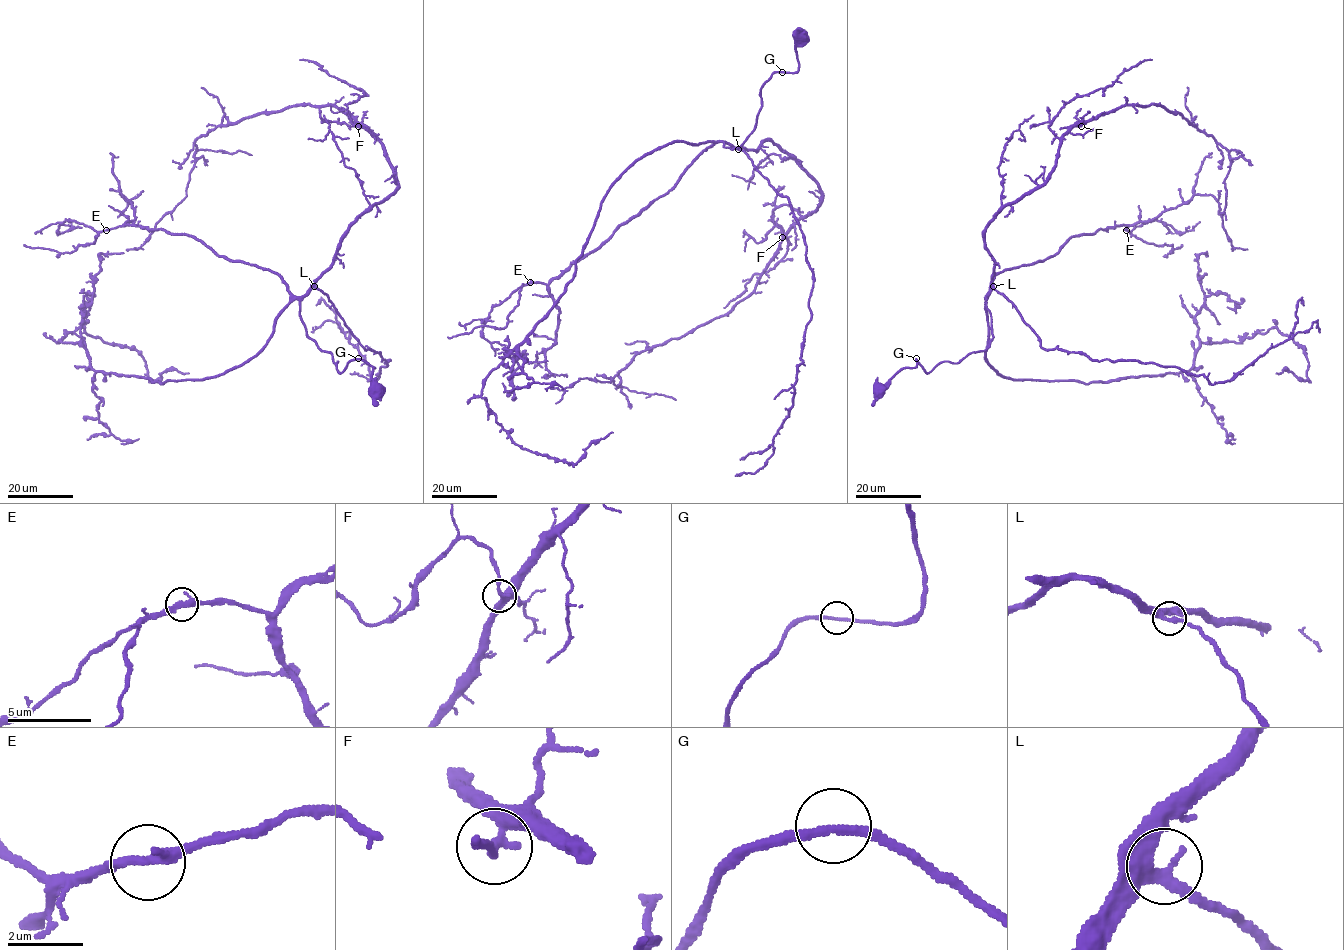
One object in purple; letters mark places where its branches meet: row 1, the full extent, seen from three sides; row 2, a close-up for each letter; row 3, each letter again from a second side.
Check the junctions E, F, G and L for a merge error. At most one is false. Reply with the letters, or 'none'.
none

